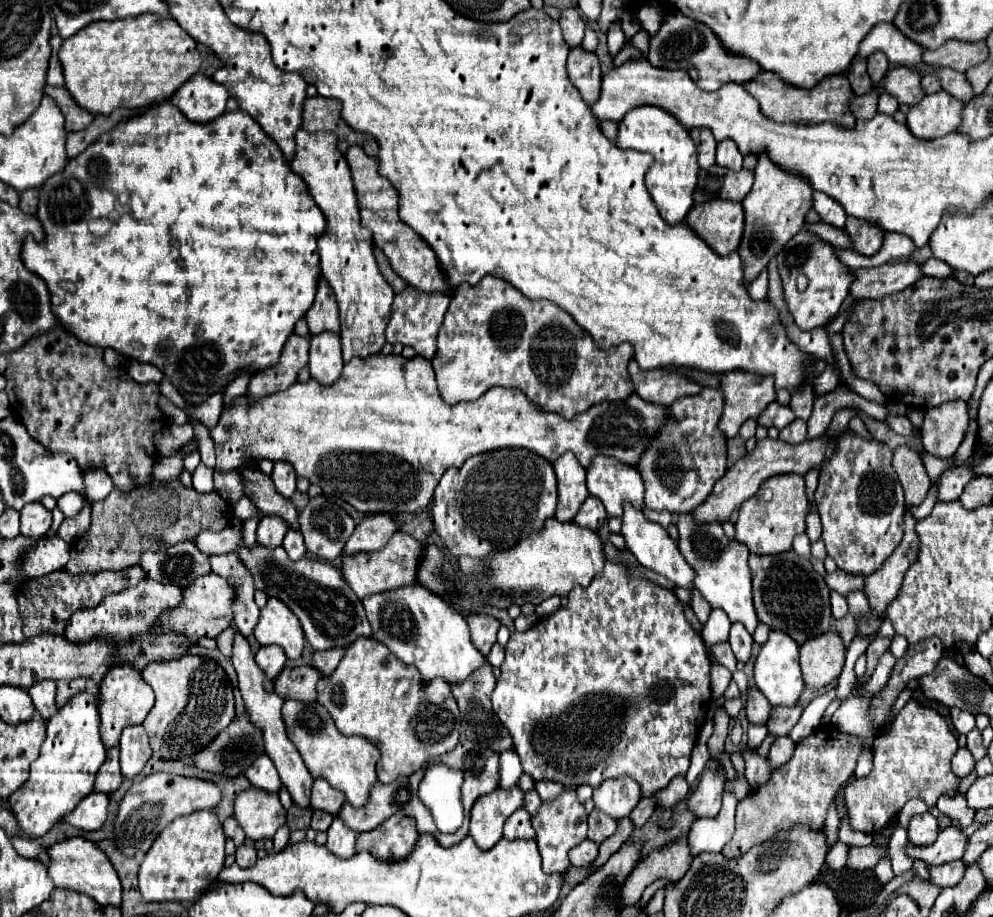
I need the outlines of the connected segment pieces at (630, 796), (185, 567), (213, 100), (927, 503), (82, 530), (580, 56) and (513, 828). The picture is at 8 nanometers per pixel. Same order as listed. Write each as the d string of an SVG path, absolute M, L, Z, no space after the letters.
M625 775L619 779L607 779L593 791L595 807L613 819L627 817L639 803L639 799L639 783Z
M193 541L175 543L167 551L145 551L139 557L139 567L147 573L147 577L181 589L193 579L211 573L209 557L203 555Z
M197 73L183 87L175 91L171 103L183 111L183 115L197 123L209 123L225 113L229 93L223 85L211 77Z
M931 489L927 493L927 499L923 503L919 503L919 507L907 507L907 509L911 509L911 513L915 515L917 521L921 521L921 519L925 519L931 513L933 505L935 505L935 489Z
M85 501L83 509L75 517L67 517L61 521L55 535L65 539L67 543L73 543L75 539L79 539L79 535L85 535L89 527L91 527L91 501Z
M581 47L571 49L567 59L567 75L587 105L593 105L599 99L601 69L595 53L587 53Z
M517 809L507 821L505 821L505 831L503 831L505 839L533 839L535 831L531 827L531 819L529 813L525 809Z

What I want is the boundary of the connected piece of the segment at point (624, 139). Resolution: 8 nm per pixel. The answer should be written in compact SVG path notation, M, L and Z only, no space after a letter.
M635 107L635 111L629 111L619 123L615 145L635 151L647 151L653 155L655 161L645 173L645 187L655 201L661 217L667 223L681 223L693 205L693 189L699 171L697 147L687 129L679 125L673 115L667 115L667 111L659 111L659 107Z

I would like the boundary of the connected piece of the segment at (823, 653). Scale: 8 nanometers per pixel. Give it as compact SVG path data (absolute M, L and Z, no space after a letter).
M835 629L801 645L801 671L809 689L831 685L845 667L845 645Z

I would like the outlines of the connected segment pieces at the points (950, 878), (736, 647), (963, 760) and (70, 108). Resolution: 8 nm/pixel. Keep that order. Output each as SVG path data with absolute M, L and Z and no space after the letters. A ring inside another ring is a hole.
M951 861L951 863L937 865L937 867L927 867L927 869L929 869L929 881L939 887L957 885L965 873L965 865L961 861Z
M733 623L733 625L731 625L729 643L731 643L731 649L733 649L733 653L735 653L737 661L747 663L747 659L751 657L753 637L747 633L747 629L745 629L741 623Z
M957 749L953 757L953 771L957 777L967 777L975 767L975 761L967 749Z
M45 85L43 87L43 93L49 95L61 109L63 117L65 117L65 129L67 131L81 131L85 129L91 121L93 121L93 115L83 111L75 101L73 97L69 95L69 91L65 87L51 87L51 85Z

